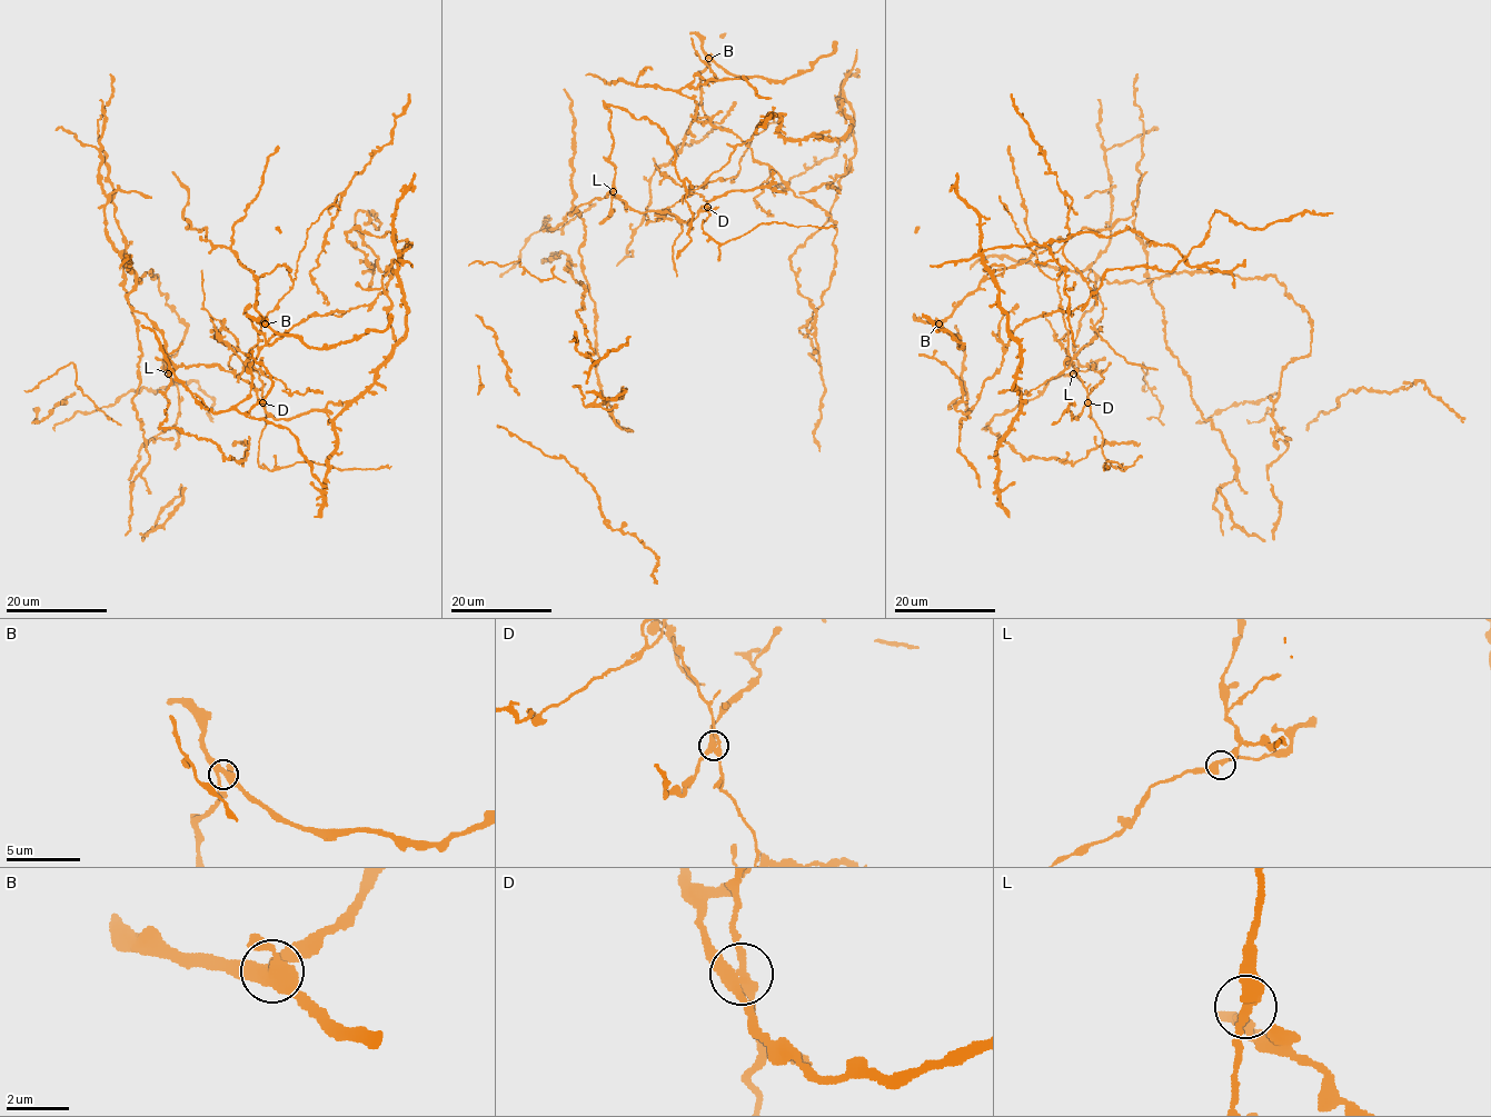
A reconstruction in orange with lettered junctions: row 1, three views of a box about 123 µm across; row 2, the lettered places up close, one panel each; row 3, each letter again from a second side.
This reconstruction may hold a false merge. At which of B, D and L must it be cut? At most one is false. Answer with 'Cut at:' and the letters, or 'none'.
Cut at: D

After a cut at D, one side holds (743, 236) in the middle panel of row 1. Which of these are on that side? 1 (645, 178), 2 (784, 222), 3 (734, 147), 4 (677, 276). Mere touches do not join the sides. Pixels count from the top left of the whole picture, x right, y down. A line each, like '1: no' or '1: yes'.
1: no
2: yes
3: yes
4: yes

